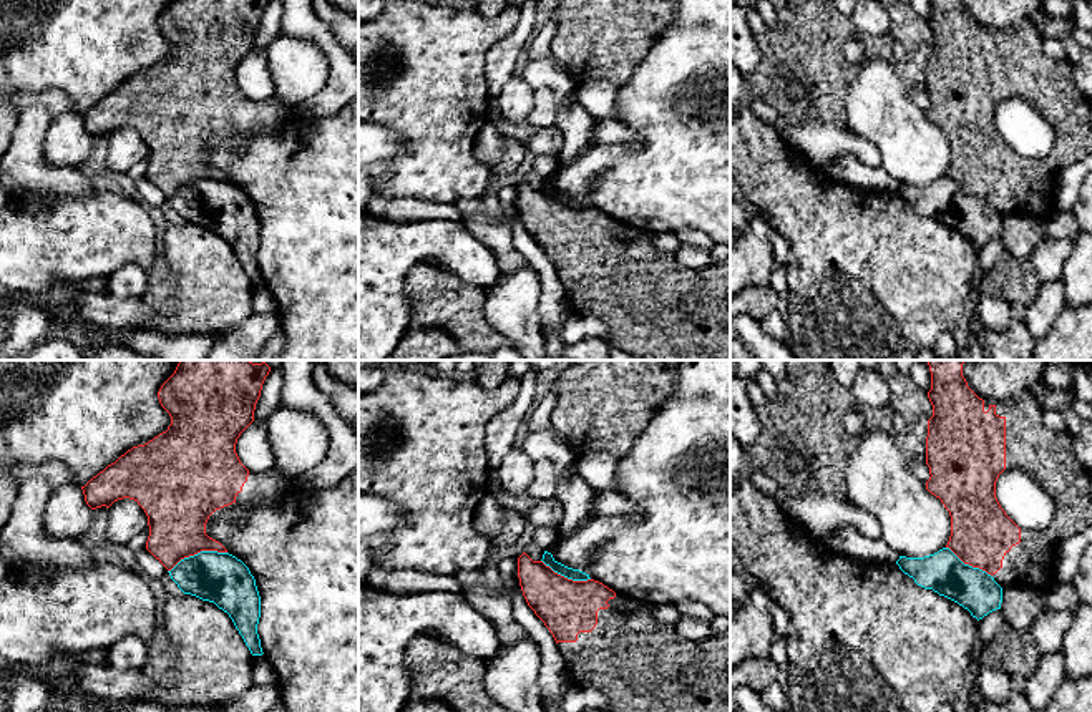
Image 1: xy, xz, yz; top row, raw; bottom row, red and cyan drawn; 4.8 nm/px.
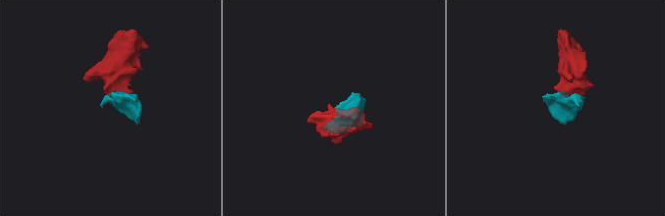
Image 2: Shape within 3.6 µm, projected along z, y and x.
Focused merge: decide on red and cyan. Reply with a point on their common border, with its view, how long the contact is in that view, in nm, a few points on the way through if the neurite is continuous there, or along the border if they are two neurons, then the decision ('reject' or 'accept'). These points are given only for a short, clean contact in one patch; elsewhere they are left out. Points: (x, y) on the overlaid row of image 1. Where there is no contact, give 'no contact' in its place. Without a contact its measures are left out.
contact xy (196, 553); length 300 nm; border xy (226, 551), (198, 551), (181, 558), (168, 571); reject

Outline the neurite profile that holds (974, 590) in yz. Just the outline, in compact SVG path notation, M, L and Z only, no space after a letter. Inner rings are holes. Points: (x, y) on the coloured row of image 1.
M949 548L924 558L899 556L896 564L918 586L958 602L977 621L1001 609L1002 588L994 578L964 564Z

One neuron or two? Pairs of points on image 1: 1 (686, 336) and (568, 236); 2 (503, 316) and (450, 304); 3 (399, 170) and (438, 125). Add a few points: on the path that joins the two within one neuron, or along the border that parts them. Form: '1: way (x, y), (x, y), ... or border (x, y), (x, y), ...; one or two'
1: way (656, 307), (639, 291), (611, 279), (598, 266); one
2: border (485, 291), (485, 319), (510, 342); two
3: way (410, 161), (435, 136); one

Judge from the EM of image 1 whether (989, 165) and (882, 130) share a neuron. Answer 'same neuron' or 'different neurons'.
different neurons

